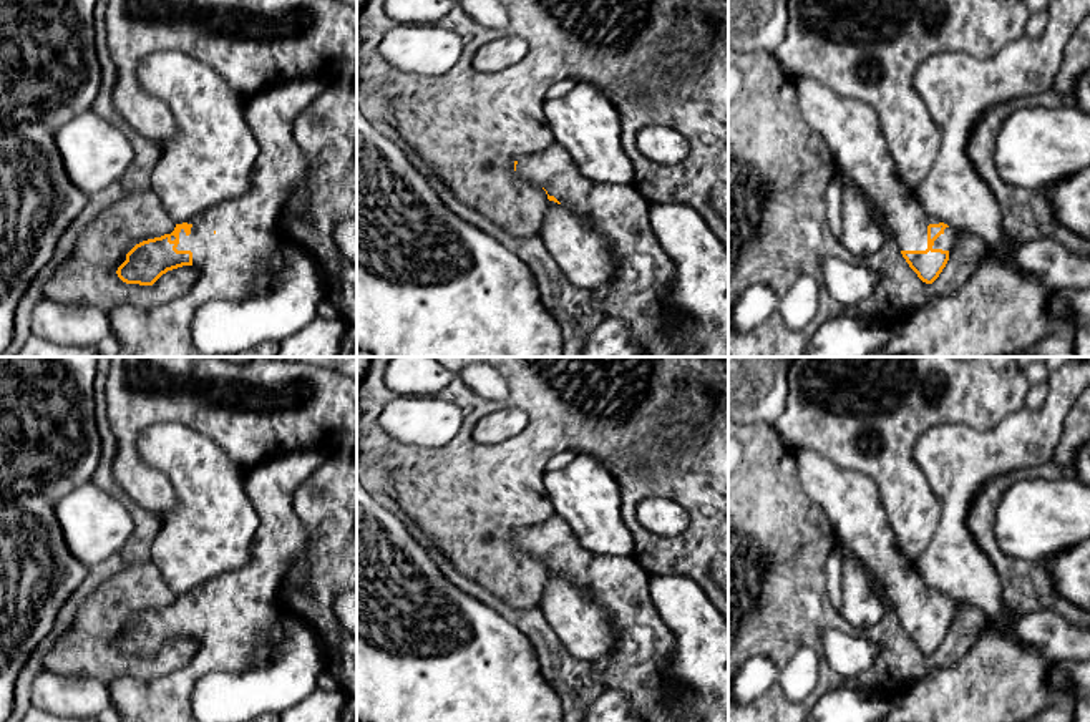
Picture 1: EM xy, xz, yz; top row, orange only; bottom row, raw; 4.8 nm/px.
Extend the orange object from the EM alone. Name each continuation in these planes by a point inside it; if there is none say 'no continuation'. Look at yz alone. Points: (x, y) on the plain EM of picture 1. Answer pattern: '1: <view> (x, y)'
1: yz (850, 500)

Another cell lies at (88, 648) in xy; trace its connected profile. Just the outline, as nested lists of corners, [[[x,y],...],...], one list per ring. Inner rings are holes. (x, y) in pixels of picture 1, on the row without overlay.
[[[151,559],[118,571],[83,601],[68,631],[43,656],[43,669],[109,684],[123,676],[149,681],[184,667],[197,651],[192,637],[168,642],[153,657],[126,656],[116,646],[136,616],[174,599]]]

